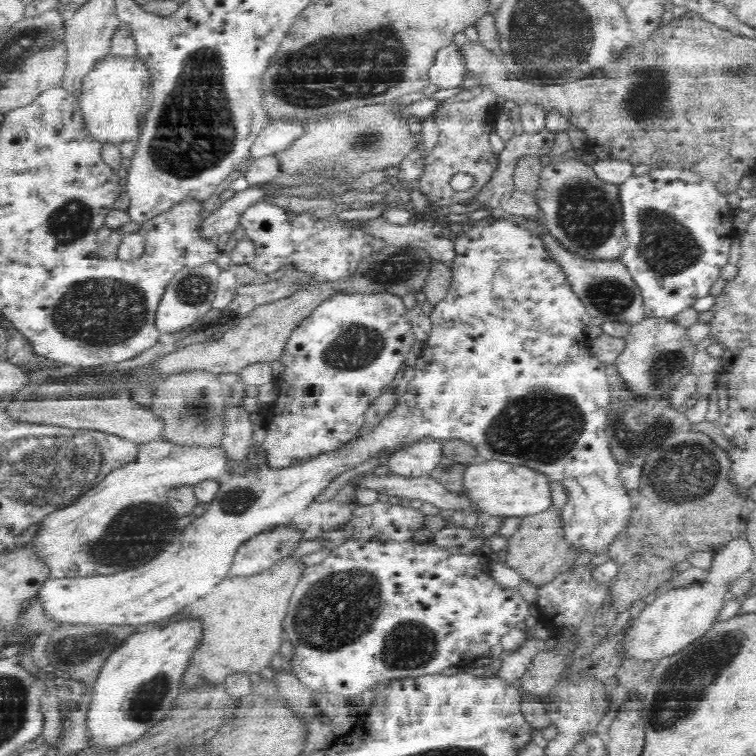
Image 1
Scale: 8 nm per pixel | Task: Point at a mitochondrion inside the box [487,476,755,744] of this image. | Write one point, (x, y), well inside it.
(683, 685)

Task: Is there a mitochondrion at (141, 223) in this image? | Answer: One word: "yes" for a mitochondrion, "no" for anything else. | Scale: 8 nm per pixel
no

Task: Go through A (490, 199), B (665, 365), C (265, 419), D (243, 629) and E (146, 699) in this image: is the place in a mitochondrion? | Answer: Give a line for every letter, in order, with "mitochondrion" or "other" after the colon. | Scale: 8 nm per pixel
A: other
B: mitochondrion
C: other
D: other
E: mitochondrion

